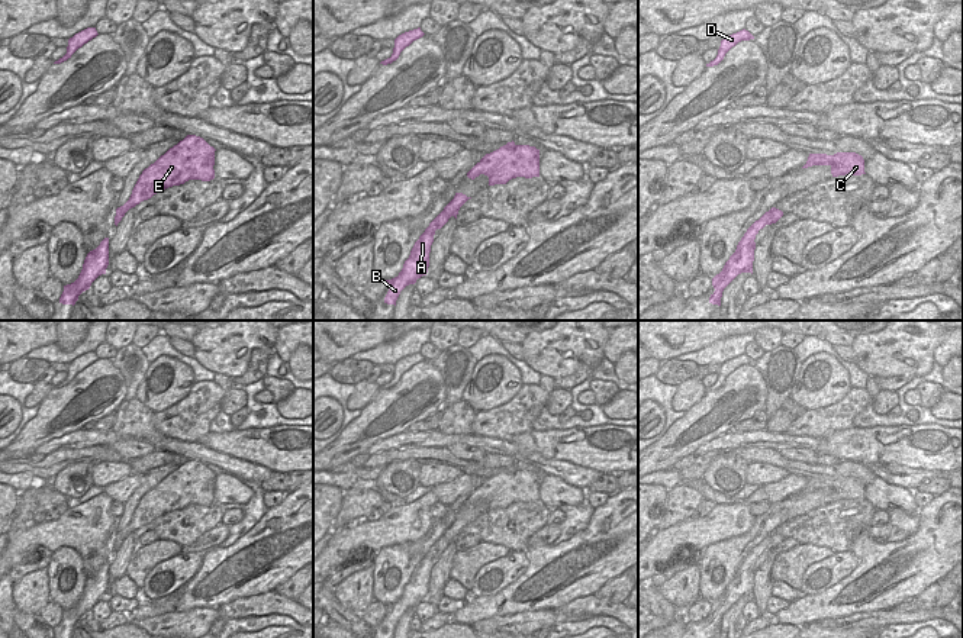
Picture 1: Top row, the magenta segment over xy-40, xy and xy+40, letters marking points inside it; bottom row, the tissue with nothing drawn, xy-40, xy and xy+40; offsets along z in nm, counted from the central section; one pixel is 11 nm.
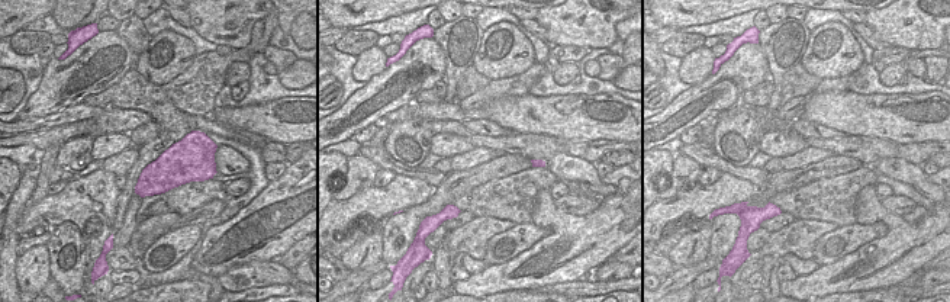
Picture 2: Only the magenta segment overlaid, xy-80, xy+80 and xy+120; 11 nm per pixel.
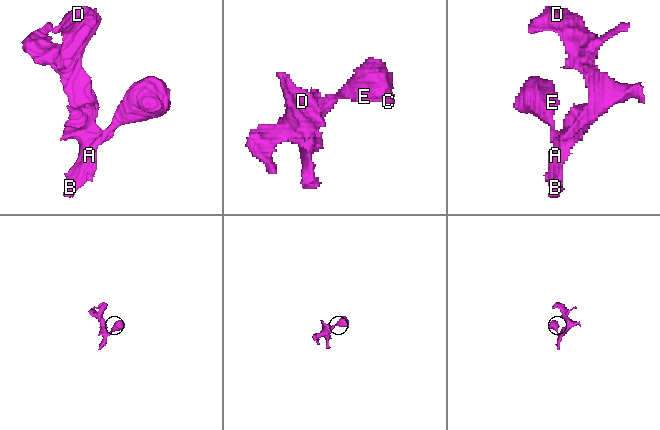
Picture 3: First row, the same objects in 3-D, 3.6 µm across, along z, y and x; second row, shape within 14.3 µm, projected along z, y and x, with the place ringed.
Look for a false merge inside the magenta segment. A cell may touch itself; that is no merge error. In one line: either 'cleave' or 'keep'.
cleave

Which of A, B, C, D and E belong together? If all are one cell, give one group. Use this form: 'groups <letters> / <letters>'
groups A B D / C E

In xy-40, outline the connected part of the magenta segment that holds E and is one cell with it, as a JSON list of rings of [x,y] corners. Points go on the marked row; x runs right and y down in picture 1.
[[[187,135],[142,171],[129,200],[120,206],[123,216],[129,209],[168,187],[189,180],[213,180],[215,151],[203,138]]]

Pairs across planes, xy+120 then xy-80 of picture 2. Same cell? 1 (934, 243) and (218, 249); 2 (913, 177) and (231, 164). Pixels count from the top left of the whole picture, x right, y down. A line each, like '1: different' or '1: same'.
1: same
2: same

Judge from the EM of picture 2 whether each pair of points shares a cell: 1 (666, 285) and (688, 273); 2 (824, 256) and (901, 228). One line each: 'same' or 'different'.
1: same
2: different

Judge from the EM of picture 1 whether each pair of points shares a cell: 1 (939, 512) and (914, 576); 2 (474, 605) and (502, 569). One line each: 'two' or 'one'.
1: one
2: two

